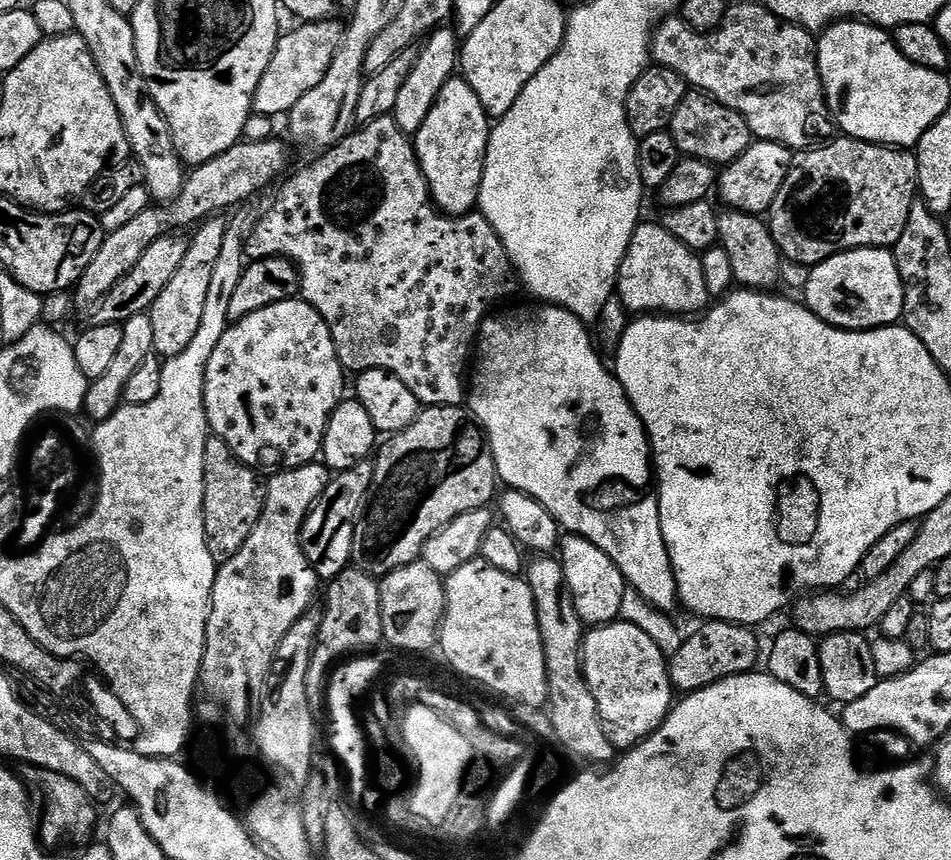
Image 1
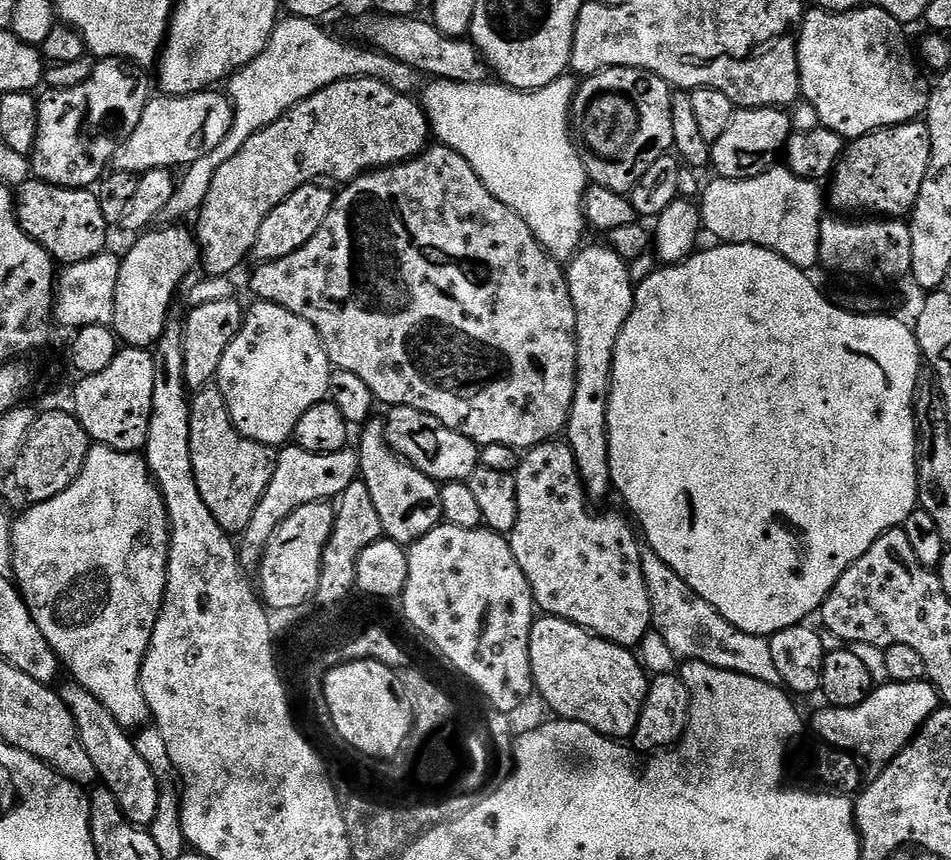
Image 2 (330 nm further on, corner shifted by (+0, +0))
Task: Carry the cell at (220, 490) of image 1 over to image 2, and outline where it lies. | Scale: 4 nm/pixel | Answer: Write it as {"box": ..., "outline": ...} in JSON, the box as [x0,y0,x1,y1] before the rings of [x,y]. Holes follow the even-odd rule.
{"box":[190,383,277,534],"outline":[[[215,383],[207,384],[191,397],[190,462],[194,466],[194,482],[198,482],[202,502],[206,502],[210,514],[214,514],[214,522],[218,522],[224,532],[243,534],[248,529],[254,510],[258,510],[258,502],[262,502],[262,494],[266,494],[266,486],[270,486],[270,478],[274,478],[276,458],[277,453],[273,449],[246,438],[237,430],[226,410],[226,398],[222,398]]]}

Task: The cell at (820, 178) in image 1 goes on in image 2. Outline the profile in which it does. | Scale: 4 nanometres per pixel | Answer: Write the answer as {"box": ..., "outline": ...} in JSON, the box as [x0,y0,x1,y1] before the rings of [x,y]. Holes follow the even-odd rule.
{"box":[830,119,930,218],"outline":[[[923,119],[911,120],[905,124],[899,124],[893,128],[879,128],[876,132],[871,132],[865,136],[851,141],[844,149],[844,155],[840,157],[840,161],[836,164],[836,171],[830,177],[830,185],[832,184],[832,204],[837,213],[840,214],[875,214],[880,218],[904,218],[911,213],[912,207],[918,202],[918,190],[922,190],[922,181],[926,179],[926,170],[930,166],[930,130],[927,123]]]}

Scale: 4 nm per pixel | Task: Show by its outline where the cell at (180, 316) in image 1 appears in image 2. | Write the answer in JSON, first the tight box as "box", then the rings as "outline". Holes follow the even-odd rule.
{"box":[194,76,430,277],"outline":[[[354,76],[351,80],[339,80],[322,90],[318,90],[310,98],[306,98],[302,102],[295,104],[285,116],[278,118],[278,122],[274,122],[270,126],[258,130],[258,134],[254,134],[250,138],[250,142],[246,142],[246,146],[242,146],[242,150],[238,150],[238,154],[234,154],[234,158],[229,158],[223,166],[218,166],[218,170],[214,174],[214,182],[210,182],[210,191],[206,193],[206,202],[195,217],[195,220],[197,220],[196,228],[194,227],[194,235],[196,244],[200,248],[199,267],[201,269],[204,268],[203,275],[205,277],[231,277],[233,275],[232,271],[244,259],[249,259],[252,256],[254,238],[258,238],[258,229],[262,227],[262,222],[266,218],[266,214],[270,214],[270,210],[274,210],[274,206],[278,206],[278,202],[282,202],[287,196],[294,194],[294,190],[298,190],[307,184],[323,180],[328,182],[333,182],[332,180],[340,180],[339,182],[354,180],[357,176],[363,176],[364,173],[371,172],[377,168],[389,168],[392,164],[402,164],[406,160],[413,160],[419,152],[429,147],[430,129],[428,126],[428,115],[424,113],[421,101],[419,99],[412,99],[416,98],[413,98],[407,92],[399,92],[390,86],[386,86],[381,80],[371,80],[368,76]]]}

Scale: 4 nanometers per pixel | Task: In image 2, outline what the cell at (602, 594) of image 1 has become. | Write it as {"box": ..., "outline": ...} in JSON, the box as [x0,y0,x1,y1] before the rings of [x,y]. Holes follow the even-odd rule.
{"box":[566,243,636,502],"outline":[[[585,243],[566,264],[570,302],[574,302],[576,323],[576,385],[566,442],[574,454],[574,462],[578,462],[584,493],[592,502],[606,499],[608,492],[610,496],[613,491],[608,445],[608,403],[612,389],[614,346],[618,346],[618,334],[622,334],[622,326],[626,326],[626,318],[630,318],[636,301],[636,285],[630,278],[628,261],[621,258],[615,248],[604,244]]]}

